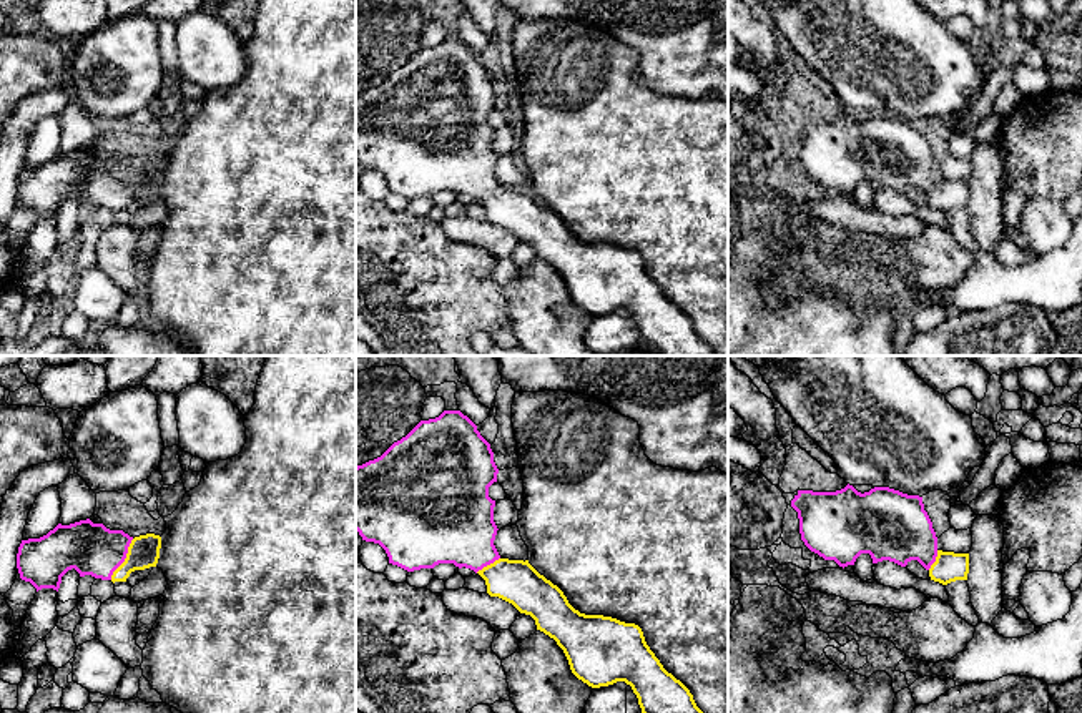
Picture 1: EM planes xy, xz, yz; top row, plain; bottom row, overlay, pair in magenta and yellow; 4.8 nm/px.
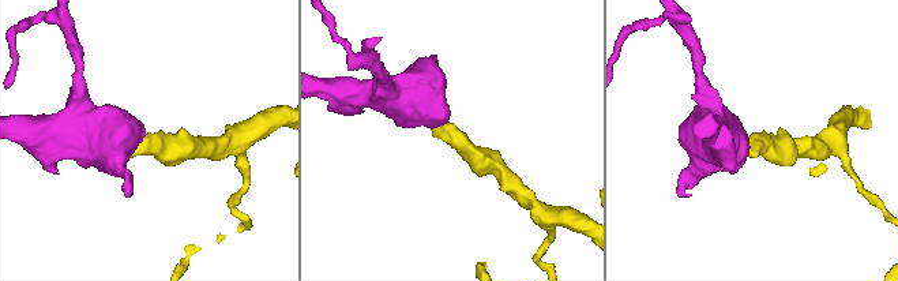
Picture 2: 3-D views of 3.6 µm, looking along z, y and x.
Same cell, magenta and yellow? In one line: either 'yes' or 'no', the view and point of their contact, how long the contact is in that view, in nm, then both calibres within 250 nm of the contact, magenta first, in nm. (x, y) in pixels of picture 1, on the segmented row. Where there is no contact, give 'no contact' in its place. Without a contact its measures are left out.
yes; meets magenta in xy at (125, 557); contact 240 nm long; 260 nm thick on the magenta side, 160 nm on the other

